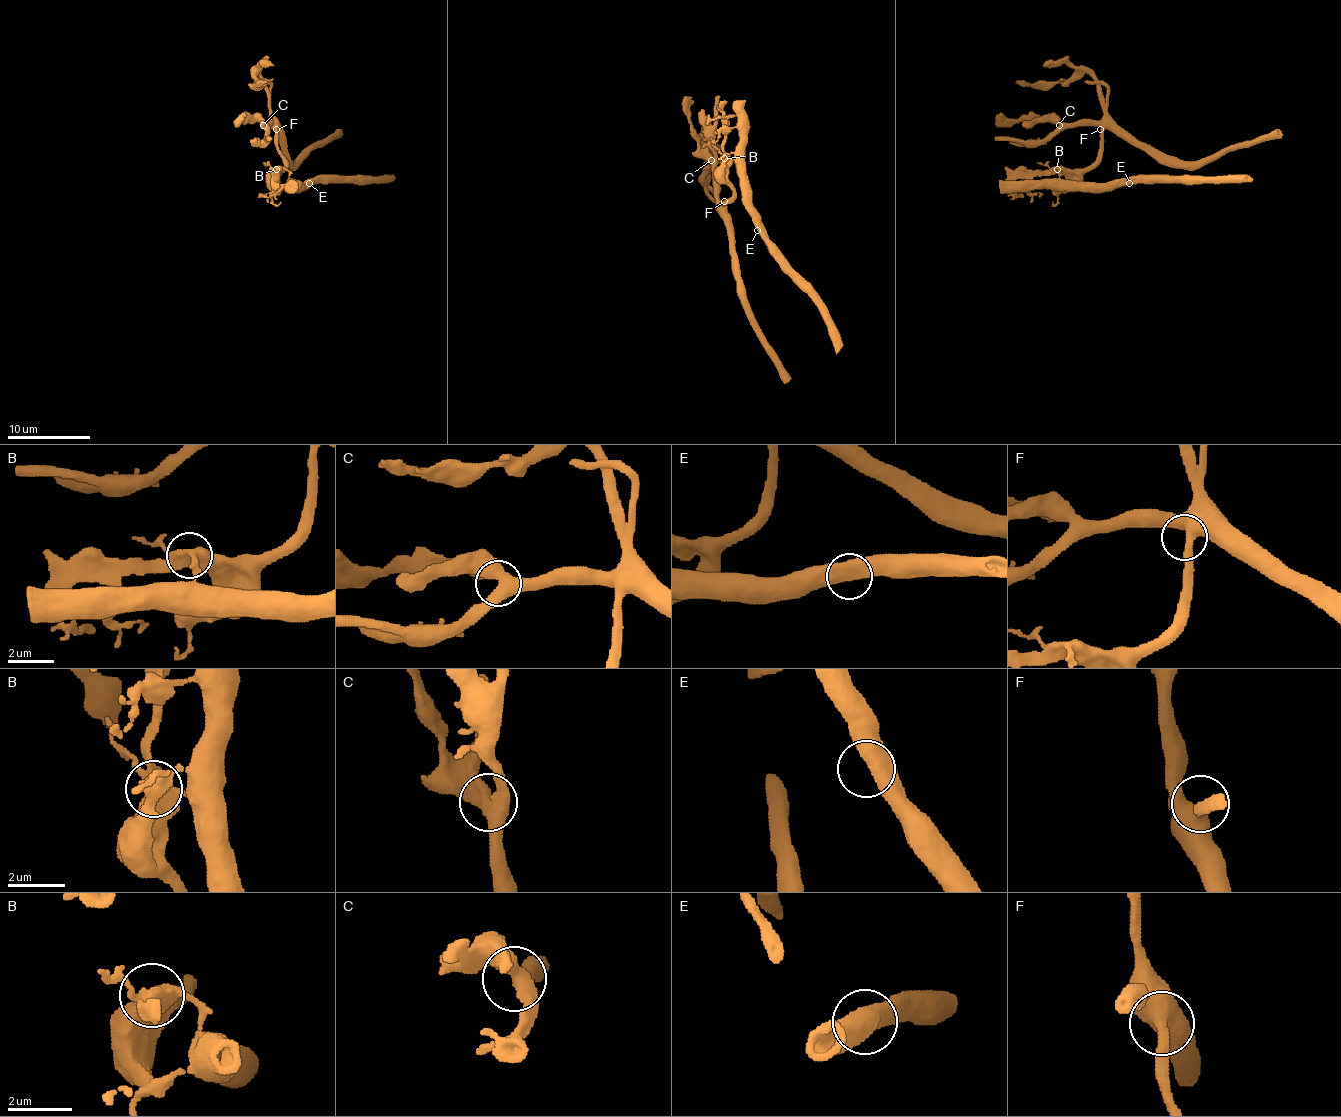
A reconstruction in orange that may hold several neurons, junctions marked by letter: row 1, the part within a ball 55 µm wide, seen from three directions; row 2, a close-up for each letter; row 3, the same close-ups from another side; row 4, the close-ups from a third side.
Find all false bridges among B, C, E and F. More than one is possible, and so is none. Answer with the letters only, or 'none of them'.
B

